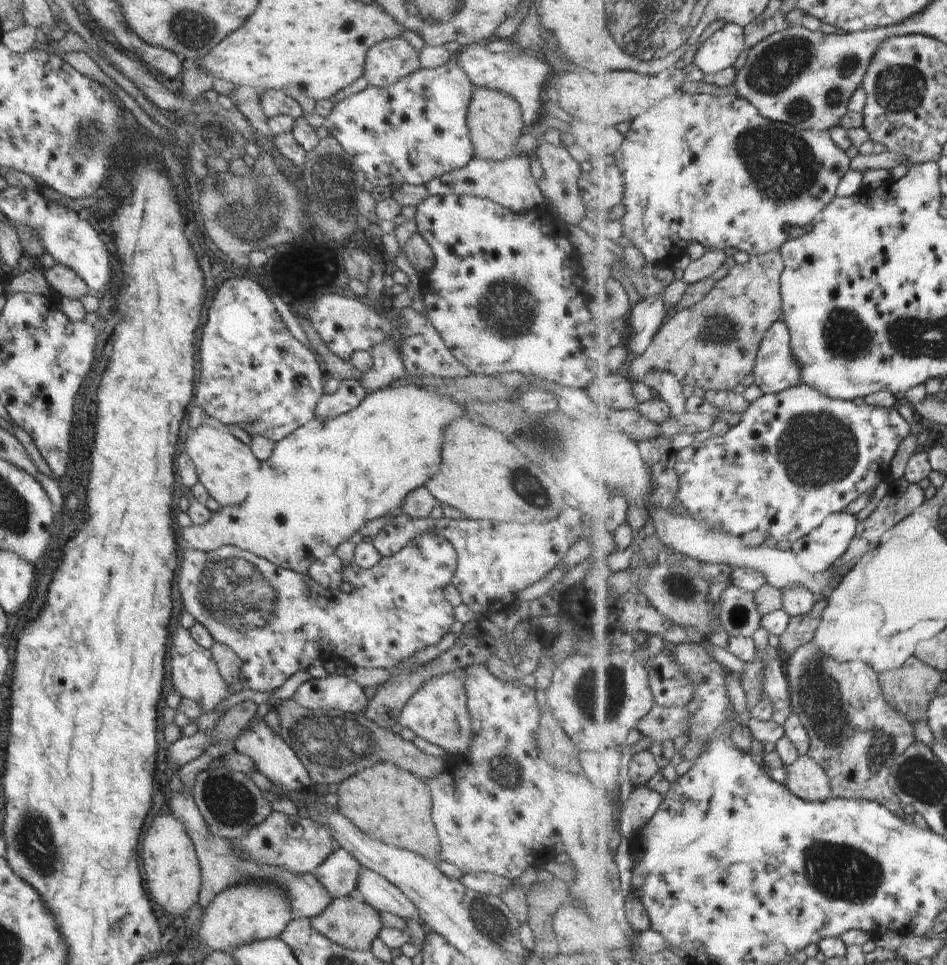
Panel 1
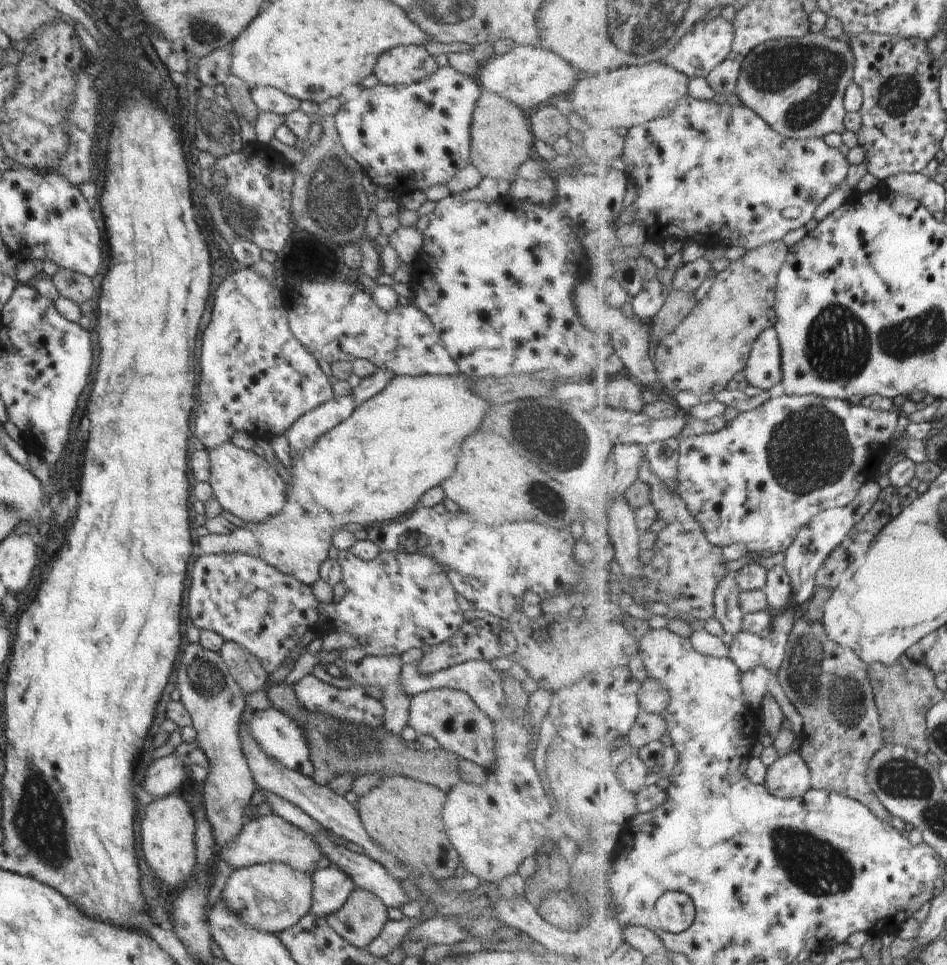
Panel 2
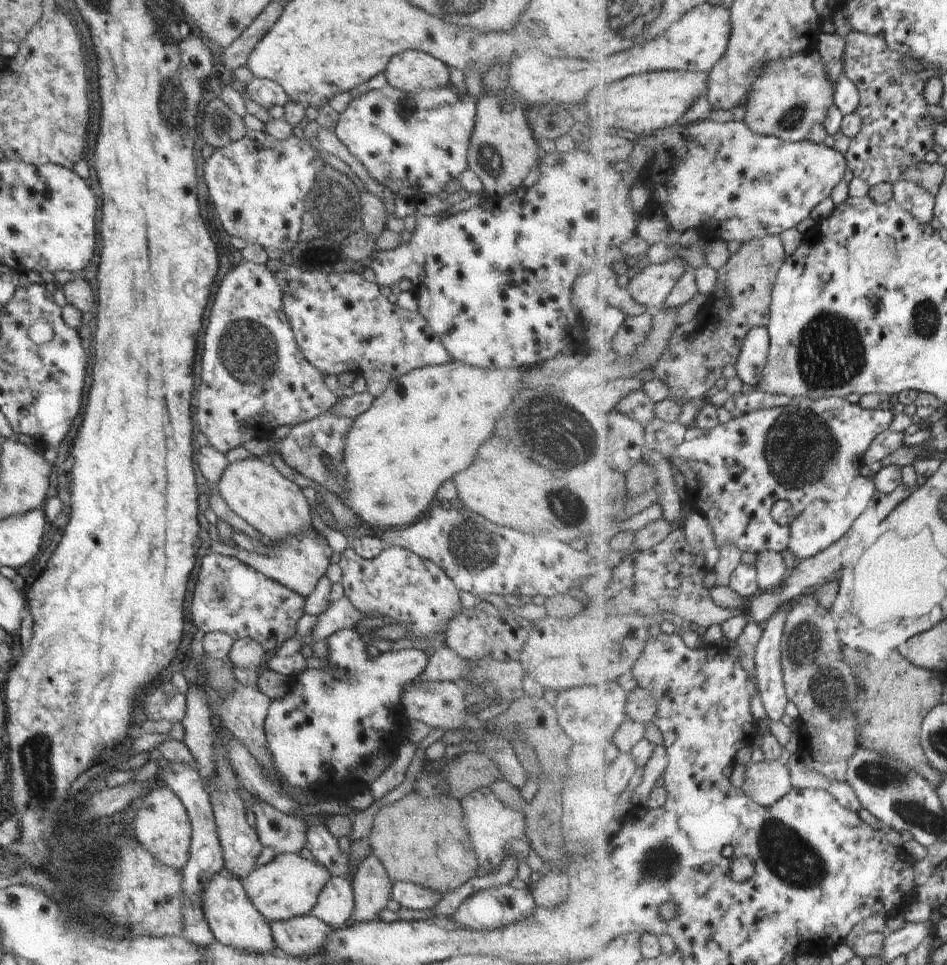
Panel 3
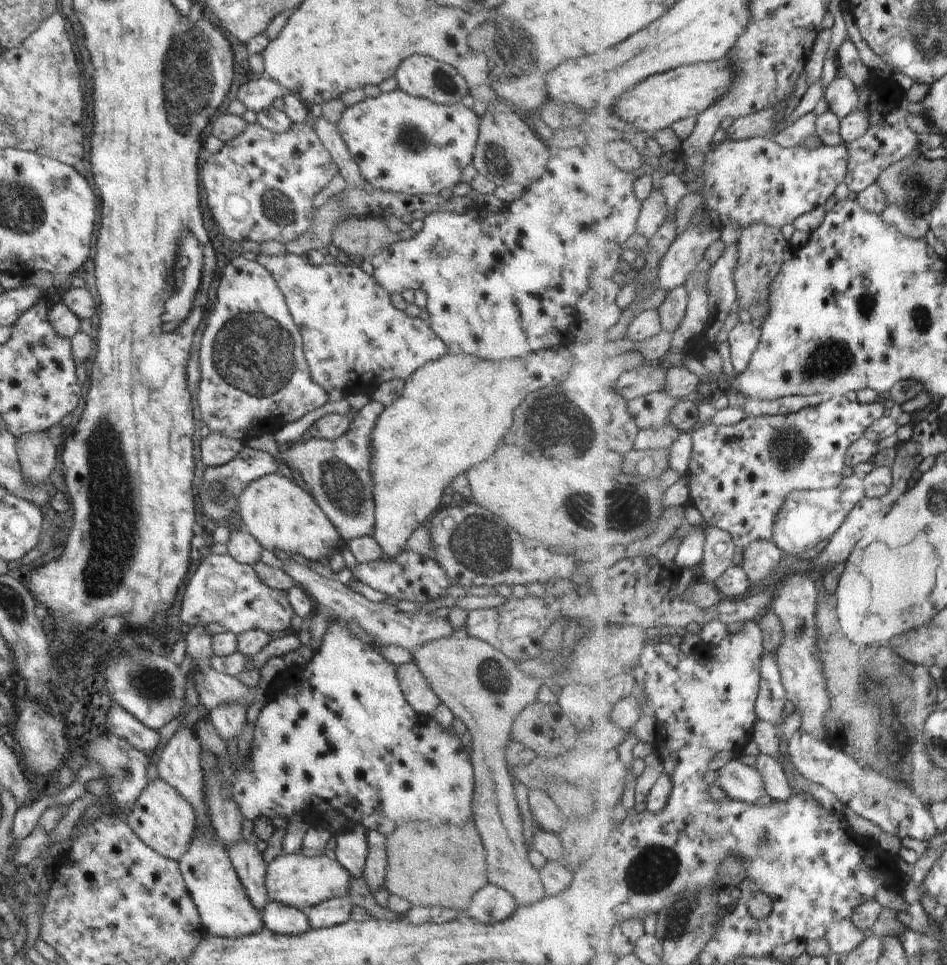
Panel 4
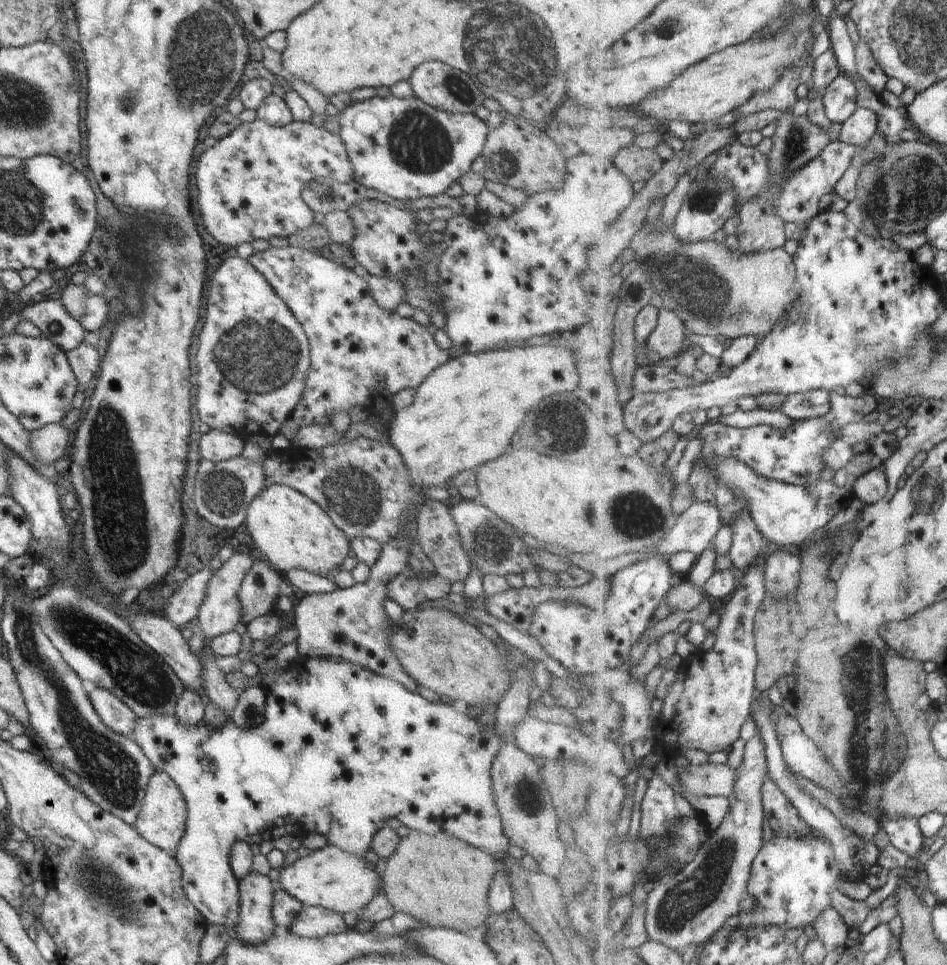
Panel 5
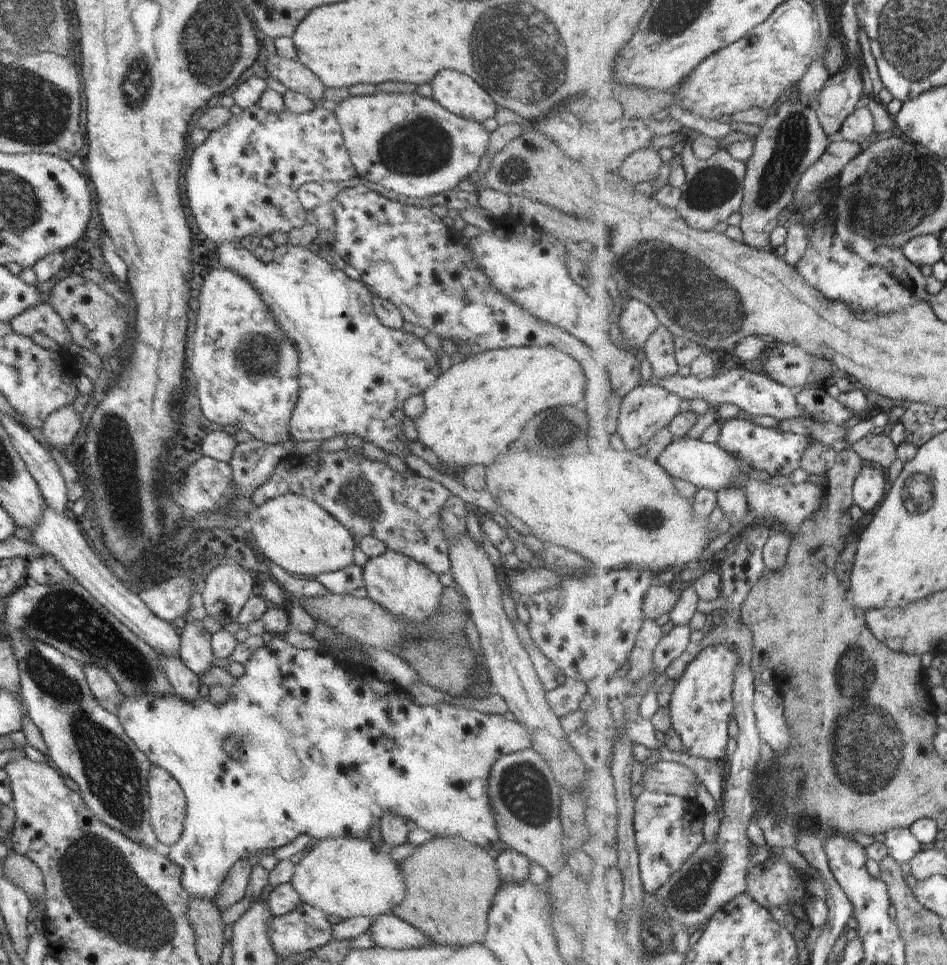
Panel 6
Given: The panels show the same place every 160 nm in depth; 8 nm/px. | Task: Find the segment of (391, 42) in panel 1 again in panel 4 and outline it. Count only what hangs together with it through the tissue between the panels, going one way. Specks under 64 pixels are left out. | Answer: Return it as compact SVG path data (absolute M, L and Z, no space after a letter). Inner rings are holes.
M422 55L405 58L395 77L406 94L439 105L460 103L470 89L466 79L453 66Z

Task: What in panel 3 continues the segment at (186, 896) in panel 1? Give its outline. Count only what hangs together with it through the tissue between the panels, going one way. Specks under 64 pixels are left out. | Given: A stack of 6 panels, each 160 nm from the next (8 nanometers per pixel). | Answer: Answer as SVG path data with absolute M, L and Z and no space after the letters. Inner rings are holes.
M160 783L150 789L138 806L135 817L129 822L132 836L166 867L183 870L189 862L191 822L182 801L173 790Z

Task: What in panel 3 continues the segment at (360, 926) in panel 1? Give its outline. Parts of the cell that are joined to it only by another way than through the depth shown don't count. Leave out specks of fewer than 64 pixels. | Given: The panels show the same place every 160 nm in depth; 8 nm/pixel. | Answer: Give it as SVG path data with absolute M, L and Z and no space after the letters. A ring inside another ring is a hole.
M370 852L353 874L351 886L355 910L350 923L373 921L379 913L387 909L391 899L393 883L389 880L380 860Z

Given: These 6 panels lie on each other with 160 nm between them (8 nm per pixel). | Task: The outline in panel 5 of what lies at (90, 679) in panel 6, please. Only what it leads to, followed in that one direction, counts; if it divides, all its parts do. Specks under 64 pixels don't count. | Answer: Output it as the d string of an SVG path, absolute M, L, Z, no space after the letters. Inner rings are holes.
M92 686L88 695L103 723L133 740L133 728L138 720L134 711L106 689Z

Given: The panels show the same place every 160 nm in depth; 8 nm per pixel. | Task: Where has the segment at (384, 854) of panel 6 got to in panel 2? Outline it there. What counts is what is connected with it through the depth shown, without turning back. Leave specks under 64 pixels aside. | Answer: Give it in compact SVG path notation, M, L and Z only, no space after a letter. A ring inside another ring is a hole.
M271 862L235 869L221 892L221 898L247 925L278 934L309 913L312 891L313 880L308 873L281 862Z

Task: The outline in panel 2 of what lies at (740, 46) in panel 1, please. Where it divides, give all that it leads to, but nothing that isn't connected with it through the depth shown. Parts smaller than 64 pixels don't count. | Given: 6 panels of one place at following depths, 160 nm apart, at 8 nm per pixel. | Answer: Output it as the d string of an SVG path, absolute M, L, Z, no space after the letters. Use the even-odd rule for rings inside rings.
M724 16L706 18L701 20L684 38L677 44L672 52L663 60L668 66L685 72L691 78L698 76L710 76L710 73L732 54L733 44L736 38L736 27L732 21L726 20Z

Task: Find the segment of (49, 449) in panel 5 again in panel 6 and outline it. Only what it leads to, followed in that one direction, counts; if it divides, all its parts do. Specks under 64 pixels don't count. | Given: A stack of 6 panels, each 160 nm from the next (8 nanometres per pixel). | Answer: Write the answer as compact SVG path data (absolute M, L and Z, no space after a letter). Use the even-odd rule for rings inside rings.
M73 404L63 406L46 417L41 426L42 434L55 449L62 452L78 434L80 418Z

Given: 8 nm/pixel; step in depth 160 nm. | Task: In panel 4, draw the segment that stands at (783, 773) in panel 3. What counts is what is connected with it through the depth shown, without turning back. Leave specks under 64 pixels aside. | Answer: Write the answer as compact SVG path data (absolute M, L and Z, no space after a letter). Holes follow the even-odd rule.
M733 760L724 766L722 770L718 771L717 783L730 798L738 800L744 803L756 804L757 800L762 796L762 794L768 794L766 790L766 780L764 780L764 774L758 770L755 766L748 766L742 762L742 760Z

